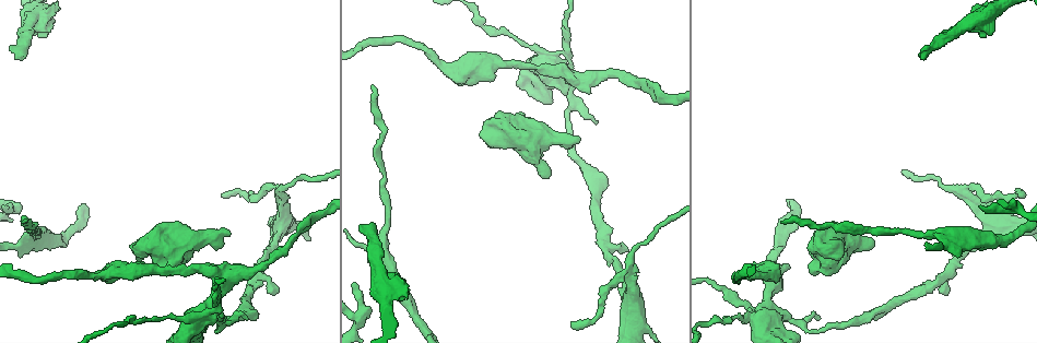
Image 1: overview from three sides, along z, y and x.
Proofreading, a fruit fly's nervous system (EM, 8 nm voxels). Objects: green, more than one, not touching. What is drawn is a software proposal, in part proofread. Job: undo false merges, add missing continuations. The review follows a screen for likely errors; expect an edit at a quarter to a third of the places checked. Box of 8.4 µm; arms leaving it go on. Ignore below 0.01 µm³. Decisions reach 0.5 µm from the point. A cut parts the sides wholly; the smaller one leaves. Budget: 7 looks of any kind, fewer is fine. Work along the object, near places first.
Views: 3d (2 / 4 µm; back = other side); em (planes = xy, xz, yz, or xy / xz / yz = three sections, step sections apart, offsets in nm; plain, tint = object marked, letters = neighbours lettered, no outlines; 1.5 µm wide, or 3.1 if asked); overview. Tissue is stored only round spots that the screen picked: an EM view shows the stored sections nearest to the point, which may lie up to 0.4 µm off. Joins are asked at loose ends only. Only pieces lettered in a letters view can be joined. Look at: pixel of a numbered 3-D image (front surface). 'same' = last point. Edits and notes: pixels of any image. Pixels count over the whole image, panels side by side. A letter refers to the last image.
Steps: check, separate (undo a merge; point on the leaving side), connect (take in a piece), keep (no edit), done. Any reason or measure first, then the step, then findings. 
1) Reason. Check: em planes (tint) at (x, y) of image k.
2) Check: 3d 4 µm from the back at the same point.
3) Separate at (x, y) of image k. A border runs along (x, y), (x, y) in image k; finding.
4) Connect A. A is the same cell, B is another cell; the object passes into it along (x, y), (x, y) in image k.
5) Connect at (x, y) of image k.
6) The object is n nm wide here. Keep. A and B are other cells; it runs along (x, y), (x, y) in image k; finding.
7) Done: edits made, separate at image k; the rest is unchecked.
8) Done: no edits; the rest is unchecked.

Sudden change in width. Check: 3d 2 µm at (35, 20) of image 1.

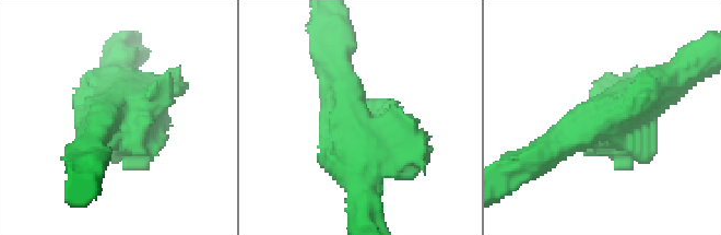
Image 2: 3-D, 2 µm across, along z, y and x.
Now the EM. Check: em xz step 8 (letters) at (618, 119) of image 2.

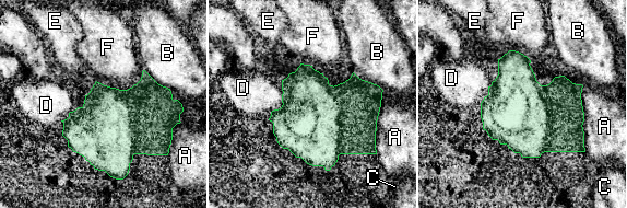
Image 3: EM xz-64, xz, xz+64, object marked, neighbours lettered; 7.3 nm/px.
Keep. A, B, C, D, E and F are other cells; a border runs along (95, 82), (85, 95) in image 3; all the same neuron.

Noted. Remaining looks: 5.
An open end. Check: 3d 2 µm at (367, 226) of image 1.

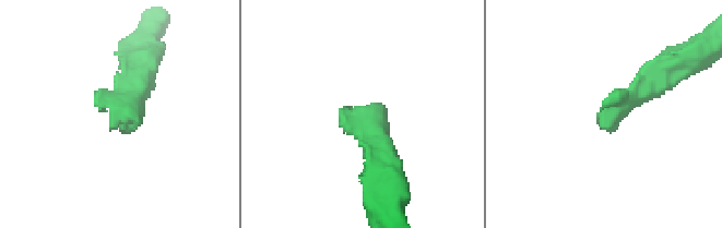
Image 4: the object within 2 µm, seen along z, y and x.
Now the EM. Check: em planes (letters) at (110, 131) of image 4.

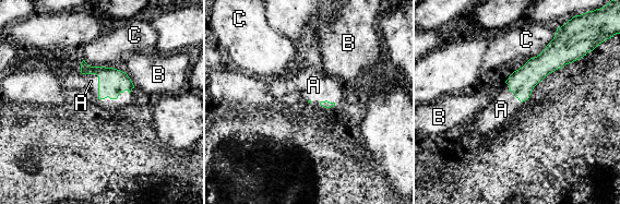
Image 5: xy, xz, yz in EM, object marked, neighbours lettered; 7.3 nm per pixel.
Connect A. A is the same cell, B and C are other cells; the object passes into it along (111, 82), (100, 98), (91, 81) in image 5; the neuron continues.

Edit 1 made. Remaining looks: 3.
Check: overview.

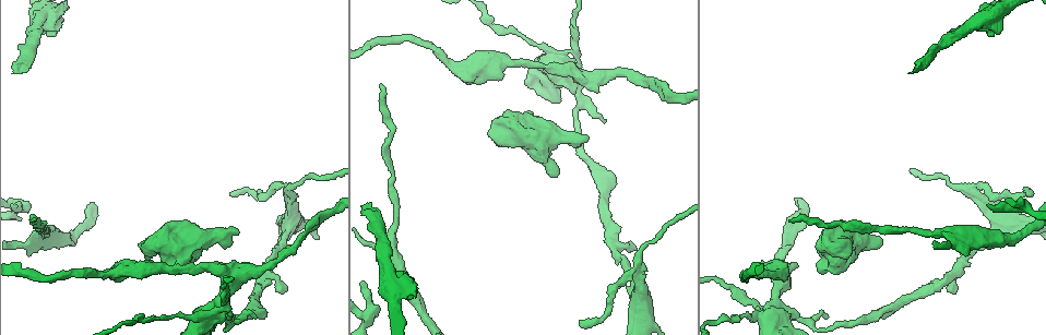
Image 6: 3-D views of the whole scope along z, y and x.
Tapers out. Check: 3d 4 µm at (605, 119) of image 6.

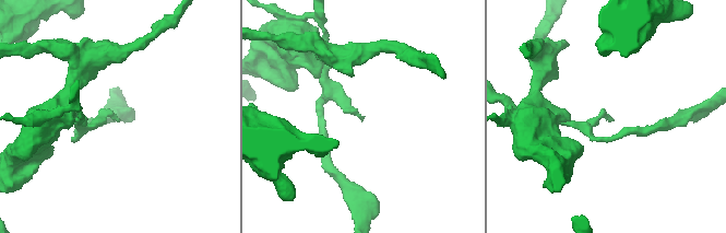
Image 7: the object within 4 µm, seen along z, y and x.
Check: em xy step 4 (letters) at (119, 121) of image 7.

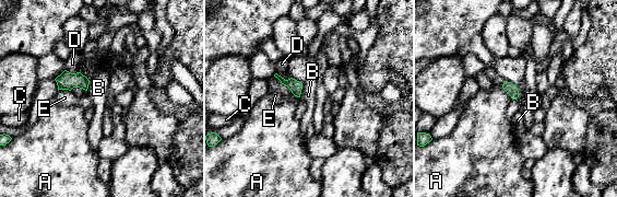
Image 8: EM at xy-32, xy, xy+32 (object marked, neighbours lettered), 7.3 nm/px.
The object is 80 nm wide here. Keep. A, B, C, D and E are other cells; a border runs along (303, 83), (299, 97) in image 8; no lettered piece goes on from it.

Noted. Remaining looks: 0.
Done: edits made, connect at image 5; the rest is unchecked.

